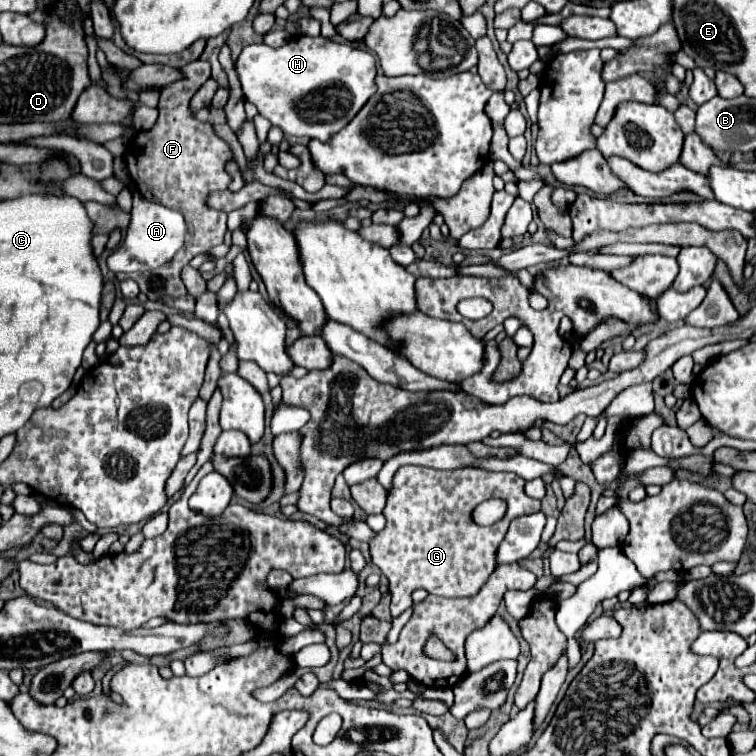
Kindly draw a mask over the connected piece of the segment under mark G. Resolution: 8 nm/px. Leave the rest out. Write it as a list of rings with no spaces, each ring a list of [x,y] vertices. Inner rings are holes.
[[[402,466],[402,470],[394,476],[394,488],[388,494],[388,502],[384,508],[386,528],[378,532],[378,536],[370,542],[372,562],[384,572],[390,582],[390,616],[392,620],[398,618],[404,610],[412,606],[412,592],[416,588],[426,588],[430,594],[446,596],[446,598],[460,598],[460,596],[474,596],[488,576],[496,568],[496,548],[502,542],[508,524],[516,516],[534,514],[540,510],[542,502],[530,498],[524,492],[526,480],[514,472],[492,472],[484,468],[464,466],[458,470],[434,470],[426,466]],[[488,498],[504,498],[508,502],[506,516],[492,526],[478,526],[472,520],[472,510],[476,504]]]

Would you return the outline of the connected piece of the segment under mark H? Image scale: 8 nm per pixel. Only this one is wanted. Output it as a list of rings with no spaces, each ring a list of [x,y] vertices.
[[[296,36],[286,42],[286,46],[270,48],[262,44],[246,46],[238,60],[234,62],[244,100],[252,102],[258,112],[272,122],[272,126],[282,128],[288,136],[308,136],[326,142],[330,134],[336,134],[356,116],[356,112],[366,104],[366,100],[376,92],[374,76],[376,76],[376,62],[368,50],[352,48],[348,44],[330,40],[330,38],[312,38],[312,36]]]

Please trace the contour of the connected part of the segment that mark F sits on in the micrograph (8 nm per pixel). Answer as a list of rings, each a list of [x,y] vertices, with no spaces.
[[[196,60],[186,64],[182,72],[186,76],[184,80],[164,86],[160,94],[160,104],[158,104],[160,116],[156,124],[146,132],[138,132],[138,136],[134,138],[134,144],[130,142],[124,154],[124,160],[130,168],[132,182],[136,184],[140,194],[150,202],[158,202],[158,204],[182,210],[186,218],[186,228],[188,228],[186,244],[172,258],[172,262],[168,262],[166,266],[160,266],[158,270],[124,274],[126,278],[132,278],[138,282],[140,290],[148,296],[148,300],[160,300],[166,296],[172,296],[172,298],[188,296],[188,290],[184,288],[184,282],[180,278],[180,270],[190,264],[196,252],[206,252],[216,244],[224,242],[224,234],[226,234],[226,212],[218,212],[210,208],[208,194],[216,190],[226,190],[230,186],[232,178],[230,174],[226,174],[224,164],[232,156],[232,152],[228,144],[214,134],[212,126],[198,122],[188,108],[194,92],[210,78],[210,64],[204,60]]]

